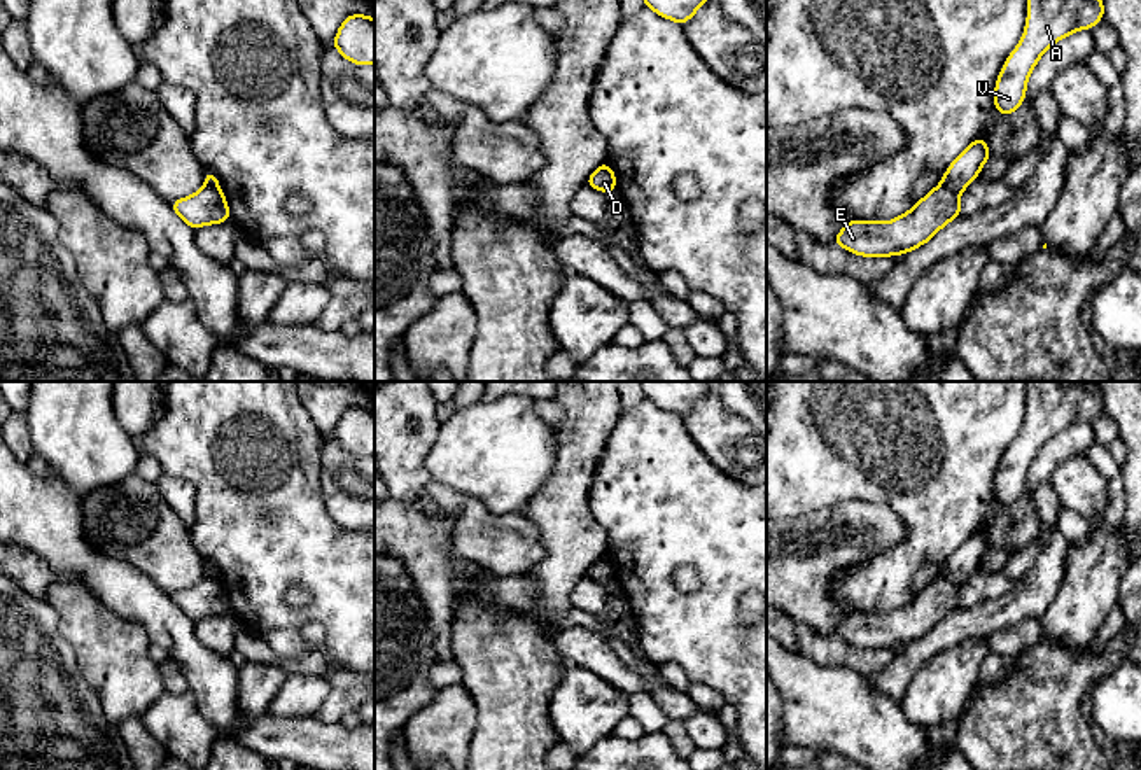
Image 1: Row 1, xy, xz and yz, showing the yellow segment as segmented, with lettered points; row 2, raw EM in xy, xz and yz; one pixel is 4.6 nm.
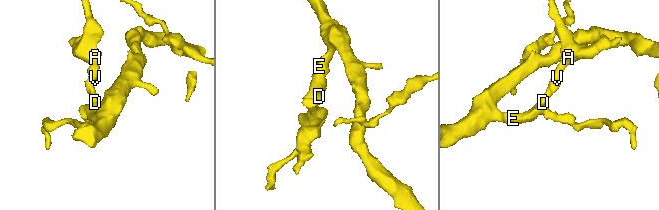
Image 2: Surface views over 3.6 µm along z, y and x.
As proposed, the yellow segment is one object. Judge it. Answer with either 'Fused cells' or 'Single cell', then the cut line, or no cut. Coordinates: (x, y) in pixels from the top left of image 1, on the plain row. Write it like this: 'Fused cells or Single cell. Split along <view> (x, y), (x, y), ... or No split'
Fused cells. Split along yz (942, 573), (958, 587)

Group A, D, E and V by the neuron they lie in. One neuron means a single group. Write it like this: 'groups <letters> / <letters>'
groups A D V / E

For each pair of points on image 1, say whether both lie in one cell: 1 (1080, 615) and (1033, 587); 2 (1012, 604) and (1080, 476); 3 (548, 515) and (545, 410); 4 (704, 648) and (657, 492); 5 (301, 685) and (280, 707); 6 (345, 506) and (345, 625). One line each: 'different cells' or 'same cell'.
1: different cells
2: different cells
3: different cells
4: same cell
5: same cell
6: different cells

